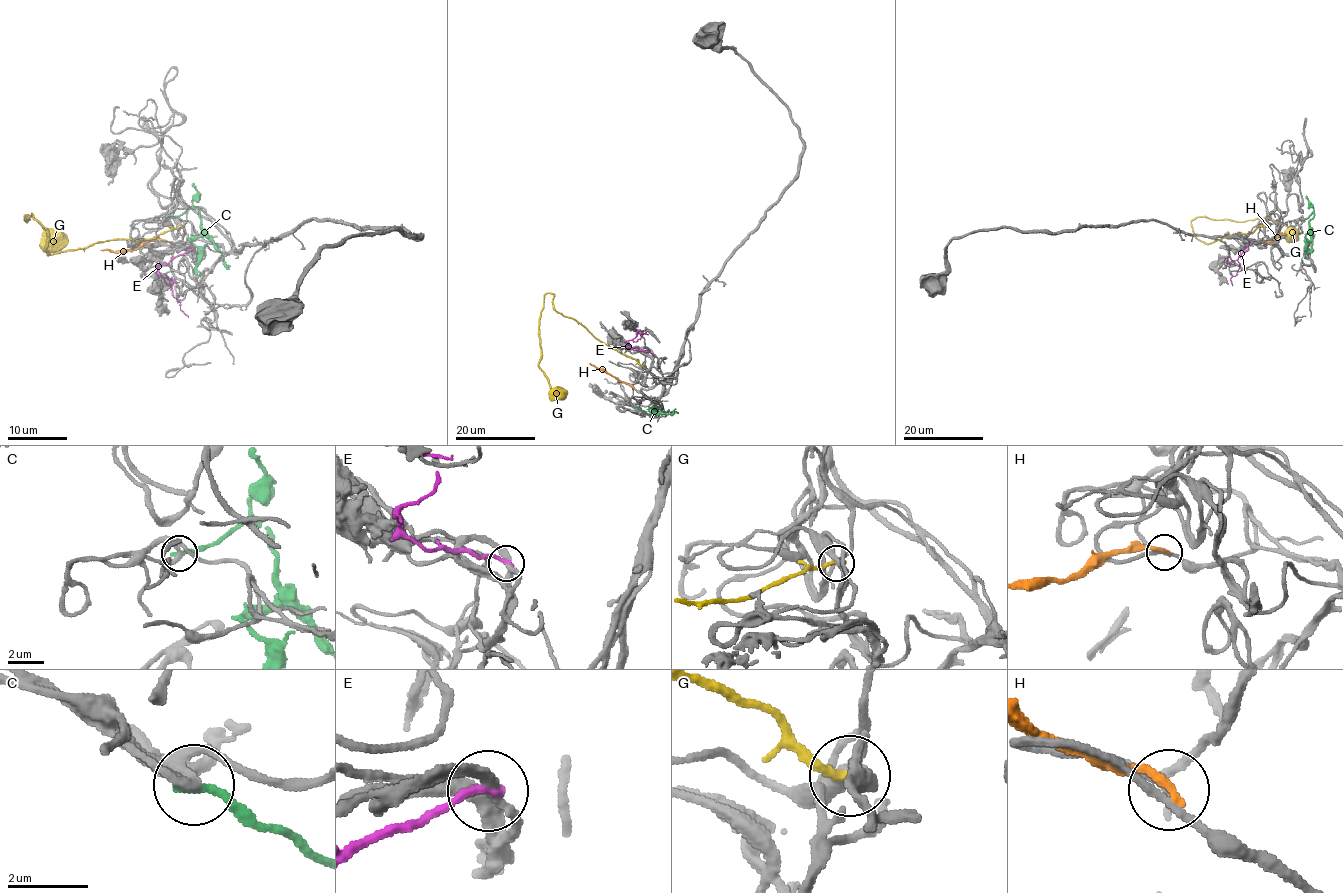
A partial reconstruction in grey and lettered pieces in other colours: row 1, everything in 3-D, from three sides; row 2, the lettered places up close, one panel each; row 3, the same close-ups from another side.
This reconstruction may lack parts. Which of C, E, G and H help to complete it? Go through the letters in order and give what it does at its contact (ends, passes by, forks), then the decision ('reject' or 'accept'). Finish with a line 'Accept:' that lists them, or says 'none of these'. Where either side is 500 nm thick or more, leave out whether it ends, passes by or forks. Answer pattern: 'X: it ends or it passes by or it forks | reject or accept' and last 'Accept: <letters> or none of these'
C: it ends | reject
E: it ends | reject
G: it ends | reject
H: it ends | reject
Accept: none of these

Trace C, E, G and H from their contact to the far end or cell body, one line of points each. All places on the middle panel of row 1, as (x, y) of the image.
C: (635, 406), (655, 415), (657, 411), (649, 409), (657, 406)
E: (652, 353), (633, 350), (628, 345), (630, 340), (636, 342), (643, 333), (648, 334)
G: (644, 365), (556, 311), (554, 295), (547, 293), (539, 321), (538, 364), (550, 387), (562, 396)
H: (633, 386), (589, 363)

